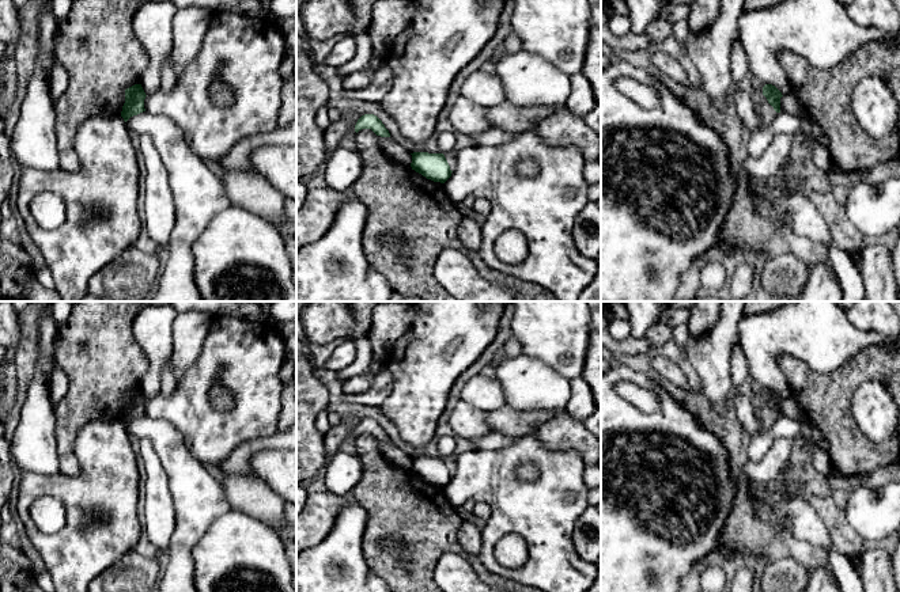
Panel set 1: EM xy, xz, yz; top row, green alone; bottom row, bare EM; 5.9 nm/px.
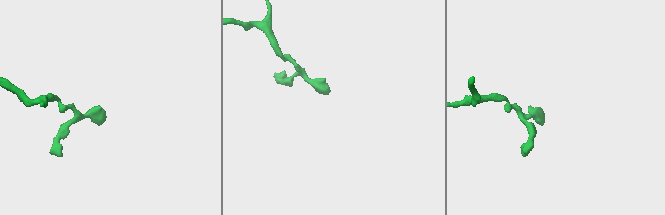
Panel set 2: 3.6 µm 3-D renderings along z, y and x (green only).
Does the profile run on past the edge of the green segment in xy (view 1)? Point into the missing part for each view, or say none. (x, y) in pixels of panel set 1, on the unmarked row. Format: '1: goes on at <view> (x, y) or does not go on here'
1: does not go on here

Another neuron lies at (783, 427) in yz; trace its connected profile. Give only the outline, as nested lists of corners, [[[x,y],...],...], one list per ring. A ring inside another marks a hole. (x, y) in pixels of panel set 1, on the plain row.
[[[784,415],[776,417],[774,425],[768,430],[760,430],[752,436],[748,447],[750,462],[759,462],[771,449],[772,444],[779,439],[793,439],[801,433],[801,420]]]

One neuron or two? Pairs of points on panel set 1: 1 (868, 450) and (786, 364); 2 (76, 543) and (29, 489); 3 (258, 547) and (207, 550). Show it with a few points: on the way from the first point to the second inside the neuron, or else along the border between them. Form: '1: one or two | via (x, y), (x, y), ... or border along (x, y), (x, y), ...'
1: one | via (846, 429), (834, 417), (829, 408), (808, 386)
2: one | via (74, 523), (74, 507), (56, 489), (49, 489)
3: one | via (246, 550), (219, 550)

